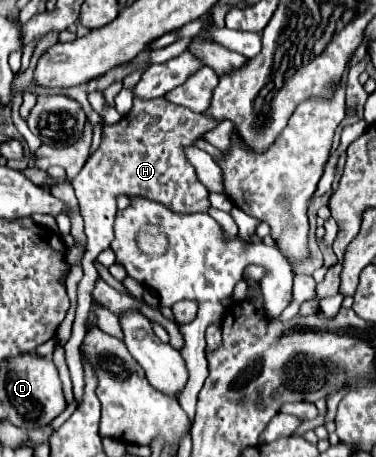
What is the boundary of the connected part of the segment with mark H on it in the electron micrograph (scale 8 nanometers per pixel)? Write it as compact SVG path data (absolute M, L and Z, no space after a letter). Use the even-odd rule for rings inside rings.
M135 98L133 108L113 126L103 128L103 140L99 150L85 162L83 170L73 180L73 188L81 206L81 214L85 218L85 236L87 236L86 252L81 260L83 278L77 287L77 316L73 322L73 334L65 344L67 366L71 372L73 392L77 404L83 400L85 380L83 380L83 364L79 360L79 346L83 340L83 326L91 308L92 291L99 274L93 260L109 248L114 239L113 225L117 212L117 194L127 196L149 196L177 212L207 212L209 208L209 190L197 180L193 166L187 162L183 154L183 144L191 146L203 132L215 128L215 122L205 118L203 114L195 114L189 108L181 108L177 104L169 104L165 98L139 100Z

